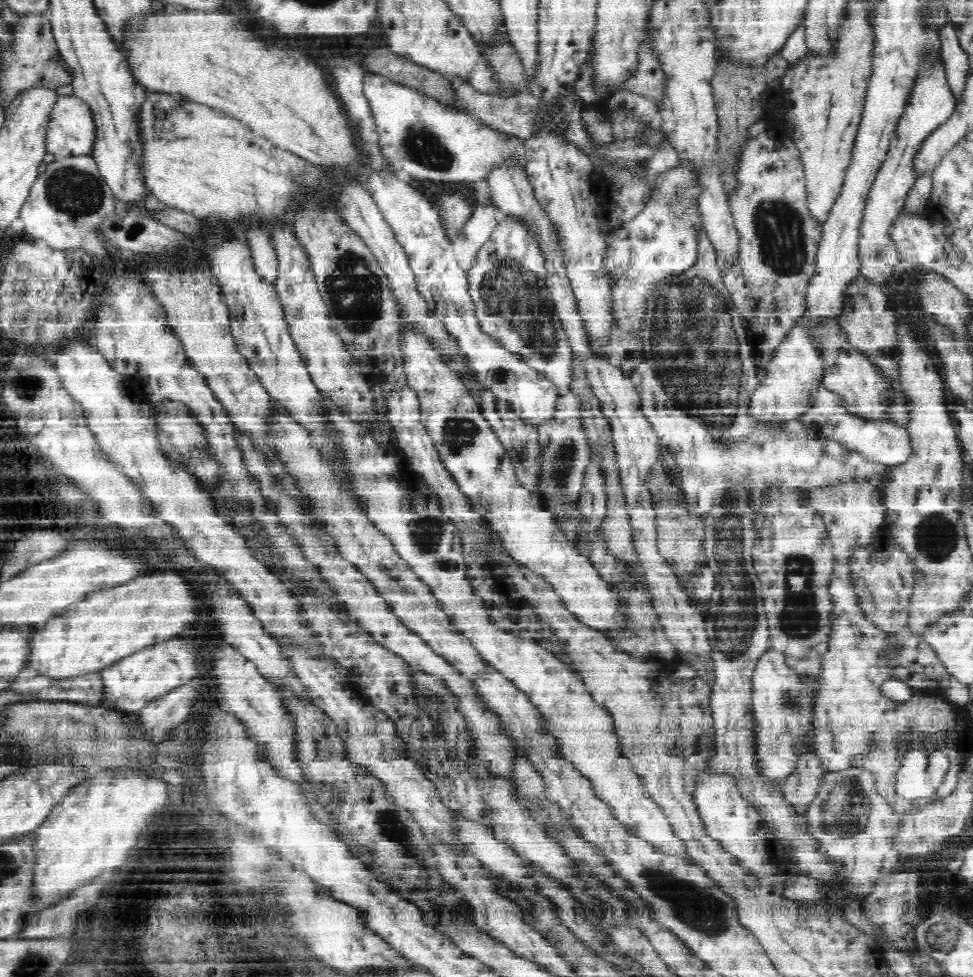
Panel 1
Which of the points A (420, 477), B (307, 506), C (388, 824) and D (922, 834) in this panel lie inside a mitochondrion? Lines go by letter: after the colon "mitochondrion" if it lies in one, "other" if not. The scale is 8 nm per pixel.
A: other
B: other
C: mitochondrion
D: other

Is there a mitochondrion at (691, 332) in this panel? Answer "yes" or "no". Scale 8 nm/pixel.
yes

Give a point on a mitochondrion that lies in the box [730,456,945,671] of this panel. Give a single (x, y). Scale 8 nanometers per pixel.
(799, 619)

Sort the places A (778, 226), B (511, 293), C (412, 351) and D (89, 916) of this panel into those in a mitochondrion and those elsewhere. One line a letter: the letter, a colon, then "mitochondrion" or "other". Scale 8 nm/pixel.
A: mitochondrion
B: mitochondrion
C: other
D: other

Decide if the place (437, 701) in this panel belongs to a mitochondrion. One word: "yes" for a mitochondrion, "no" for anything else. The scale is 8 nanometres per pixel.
yes

